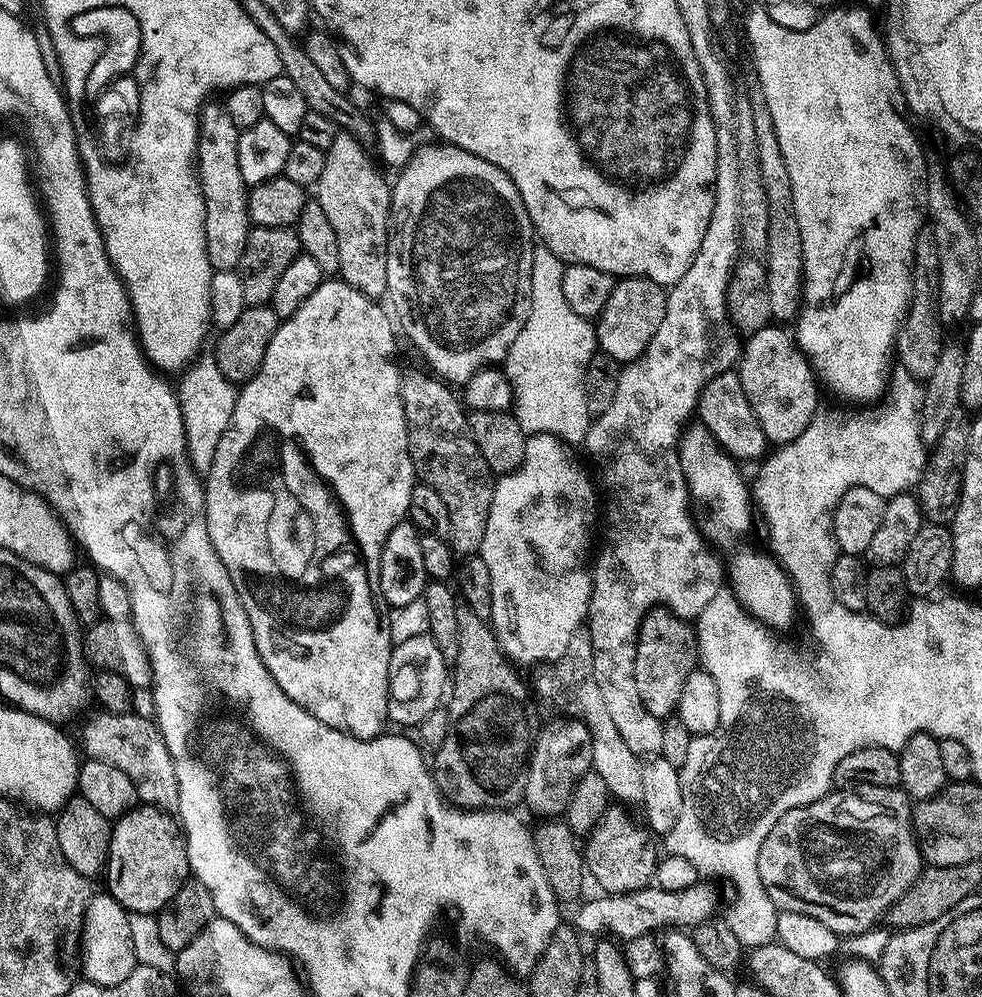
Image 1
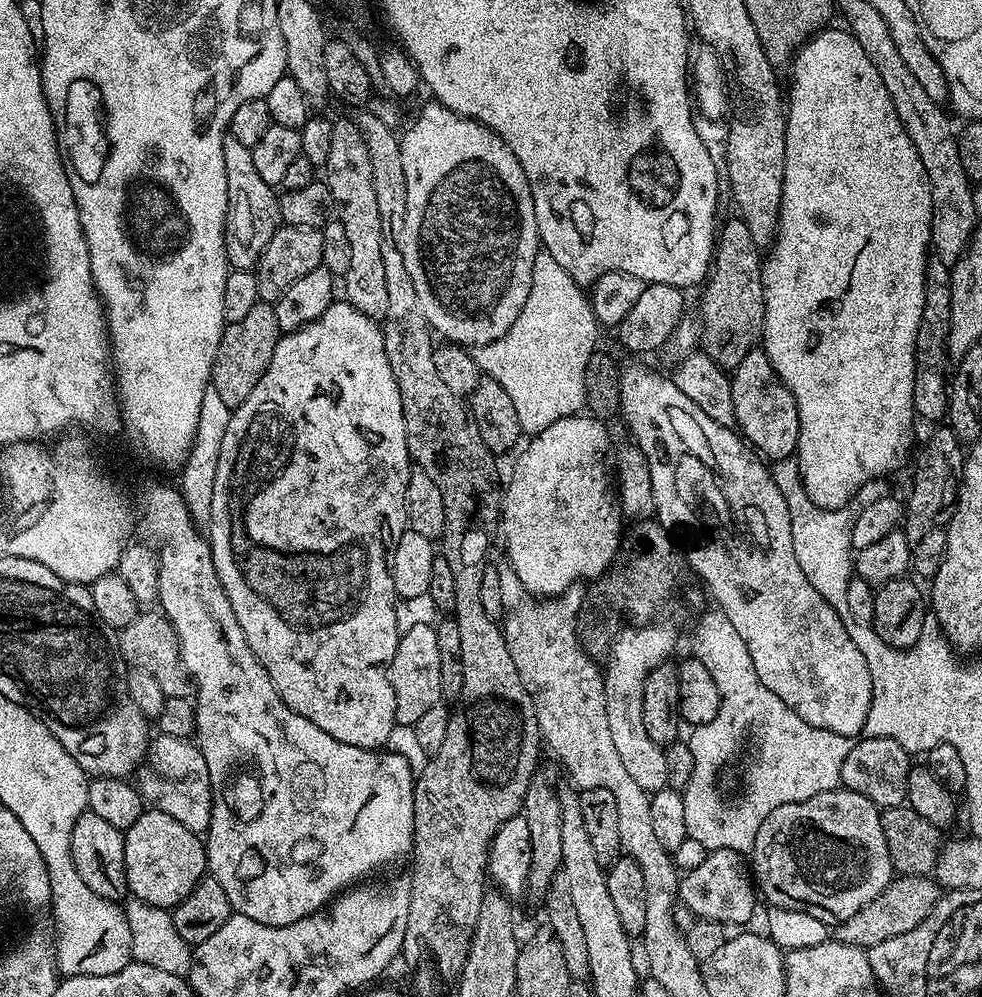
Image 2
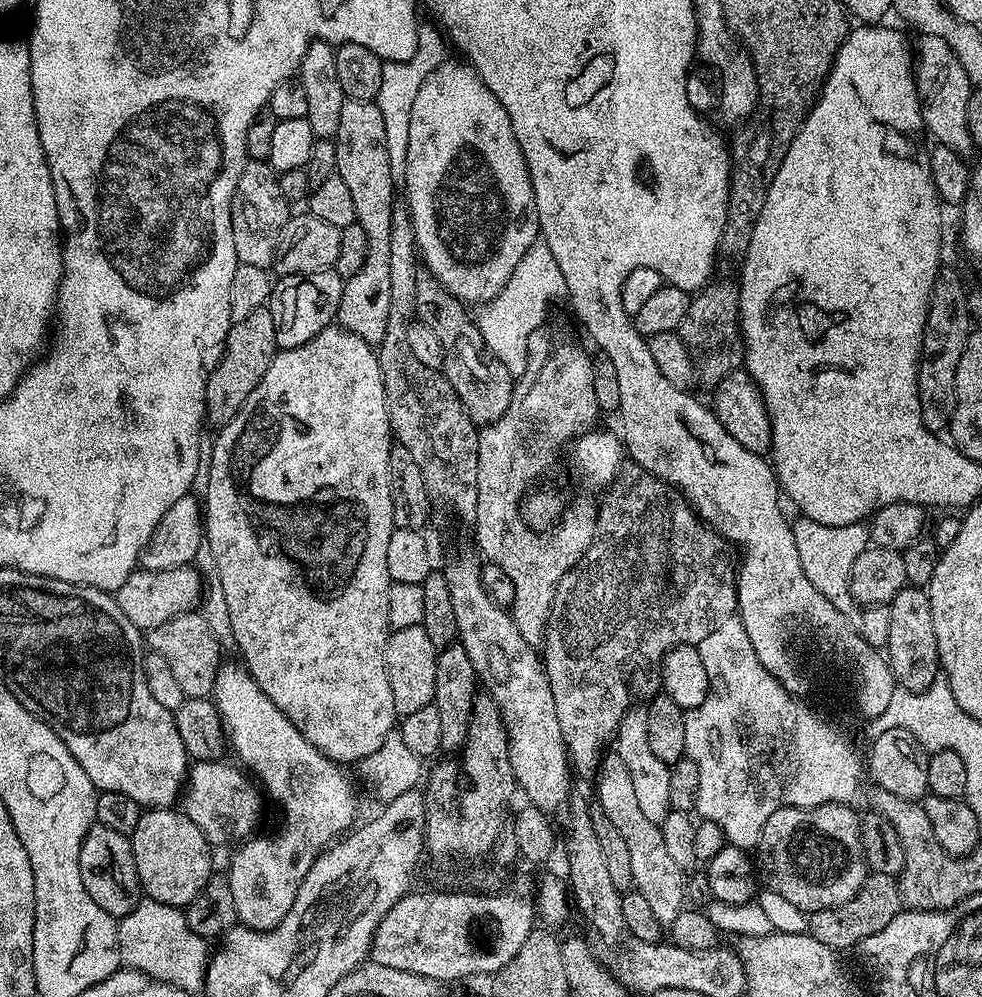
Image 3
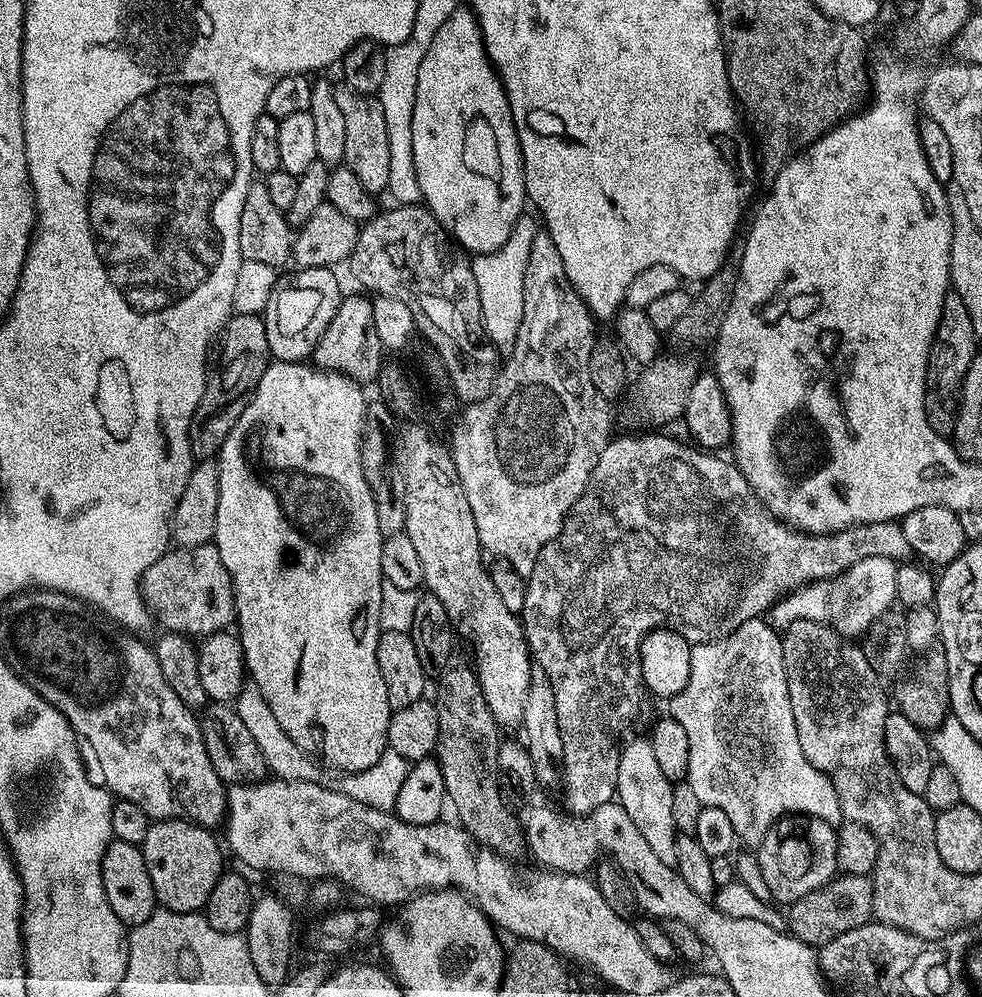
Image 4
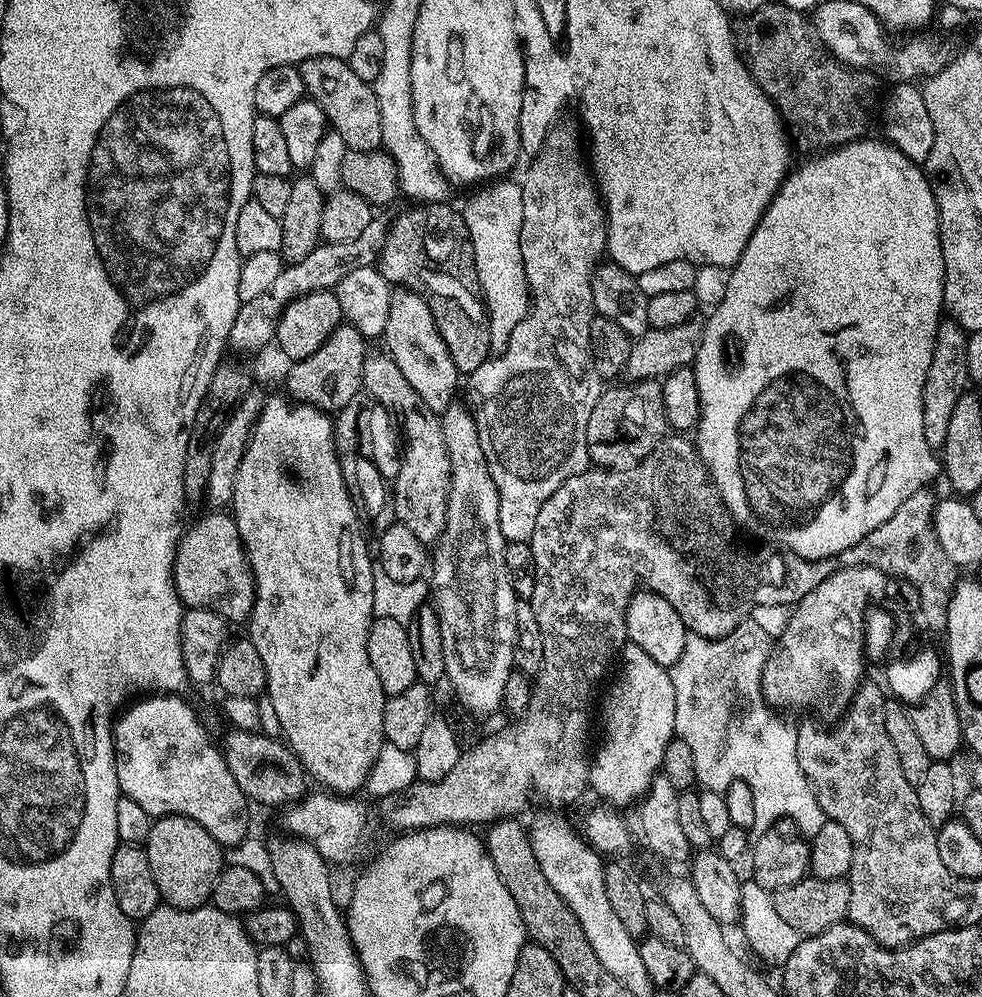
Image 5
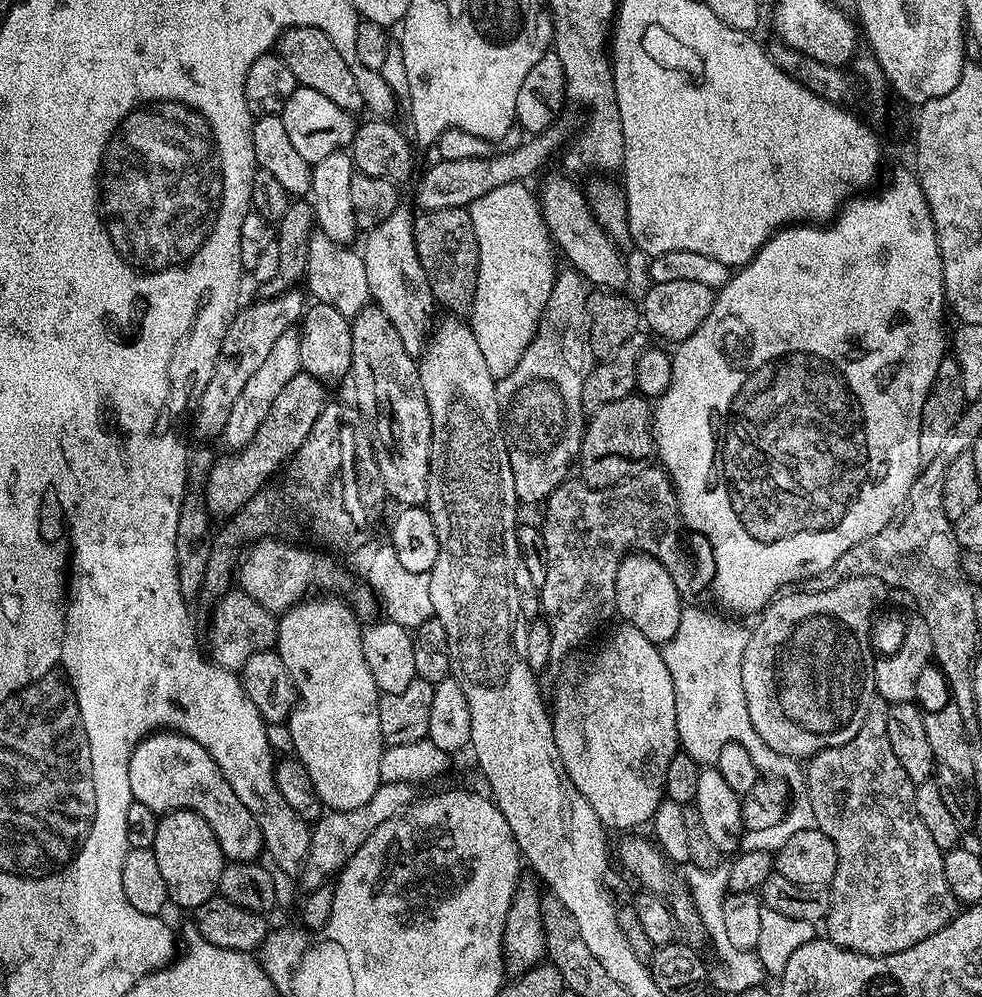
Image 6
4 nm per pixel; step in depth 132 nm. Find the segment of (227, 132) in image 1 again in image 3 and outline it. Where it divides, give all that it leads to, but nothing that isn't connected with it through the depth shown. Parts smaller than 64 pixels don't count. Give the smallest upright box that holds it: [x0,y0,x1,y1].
[232,159,290,268]

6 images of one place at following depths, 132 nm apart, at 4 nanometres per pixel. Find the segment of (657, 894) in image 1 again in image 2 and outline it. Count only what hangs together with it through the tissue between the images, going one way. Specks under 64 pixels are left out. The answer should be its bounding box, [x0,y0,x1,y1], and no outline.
[677,849,758,926]

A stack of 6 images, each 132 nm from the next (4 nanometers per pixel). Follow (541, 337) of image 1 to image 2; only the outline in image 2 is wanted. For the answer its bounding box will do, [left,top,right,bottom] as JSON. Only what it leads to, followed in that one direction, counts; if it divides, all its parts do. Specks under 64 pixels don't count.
[474,250,598,434]

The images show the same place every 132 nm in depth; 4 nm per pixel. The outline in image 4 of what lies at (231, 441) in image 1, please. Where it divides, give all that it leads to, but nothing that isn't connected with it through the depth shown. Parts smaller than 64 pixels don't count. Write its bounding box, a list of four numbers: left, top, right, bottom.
[214,360,394,774]

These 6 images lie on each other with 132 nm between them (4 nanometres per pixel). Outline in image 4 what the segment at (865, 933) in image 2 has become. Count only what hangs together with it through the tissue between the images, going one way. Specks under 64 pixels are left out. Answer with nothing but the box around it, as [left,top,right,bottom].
[786,875,872,946]

